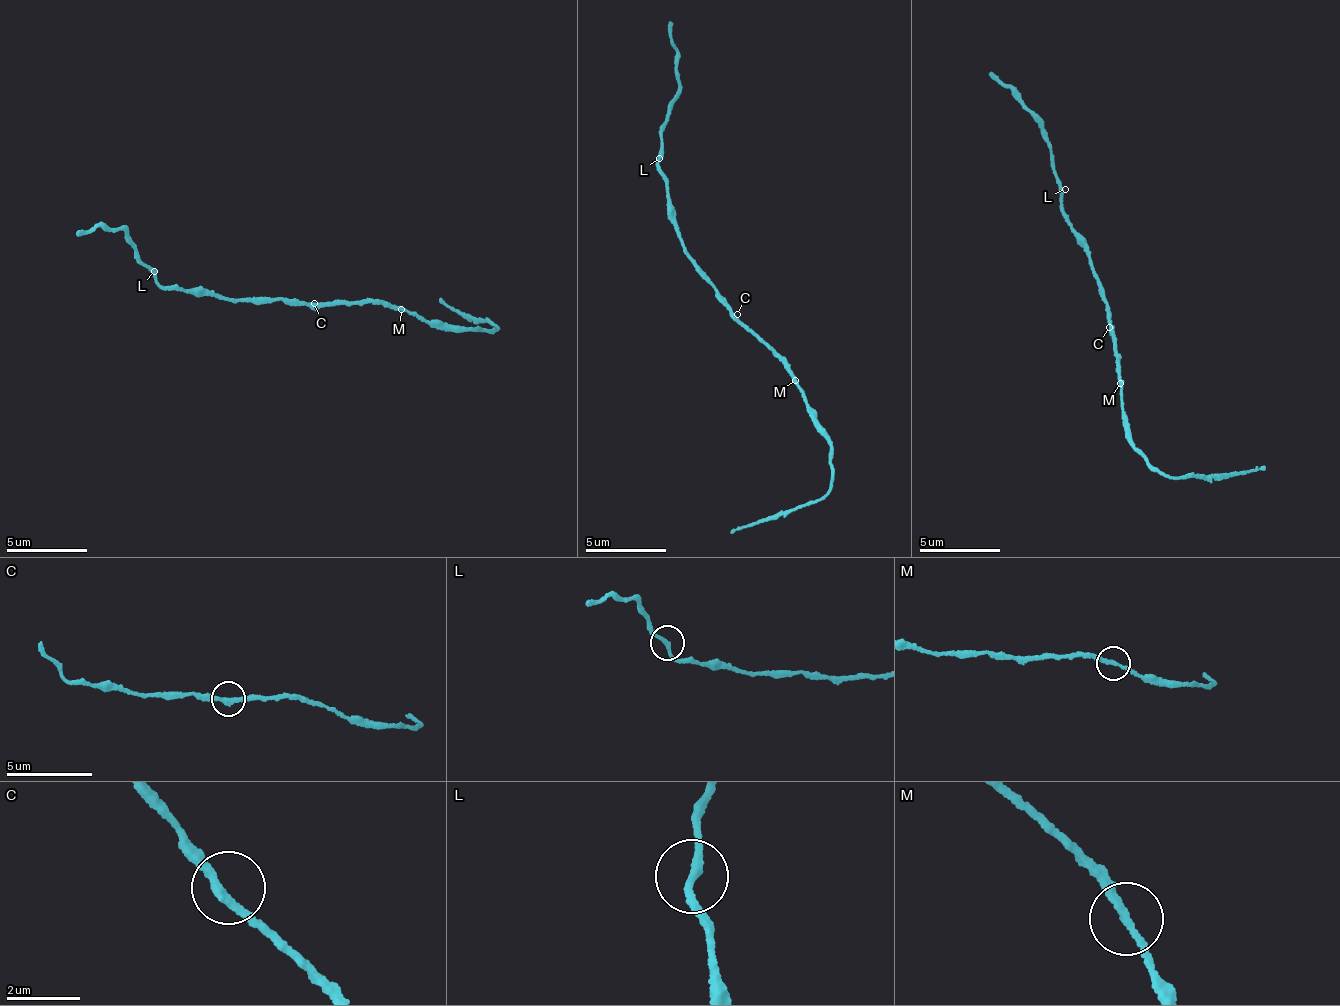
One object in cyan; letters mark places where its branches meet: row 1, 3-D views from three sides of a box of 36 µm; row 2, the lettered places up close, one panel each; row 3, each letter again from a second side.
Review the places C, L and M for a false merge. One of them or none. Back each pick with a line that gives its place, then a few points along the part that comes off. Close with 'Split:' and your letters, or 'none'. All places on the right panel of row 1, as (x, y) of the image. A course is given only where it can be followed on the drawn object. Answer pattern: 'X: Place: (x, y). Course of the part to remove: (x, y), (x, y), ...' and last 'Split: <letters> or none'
M: Place: (1120, 383). Course of the part to remove: (1119, 383), (1136, 452), (1164, 474), (1264, 469)
Split: M

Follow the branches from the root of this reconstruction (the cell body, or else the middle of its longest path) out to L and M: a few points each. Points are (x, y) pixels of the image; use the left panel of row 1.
L: (313, 304), (287, 303), (276, 298), (243, 303), (205, 289), (196, 293), (177, 291), (161, 283), (154, 271)
M: (313, 304), (338, 306), (387, 303), (402, 309)

